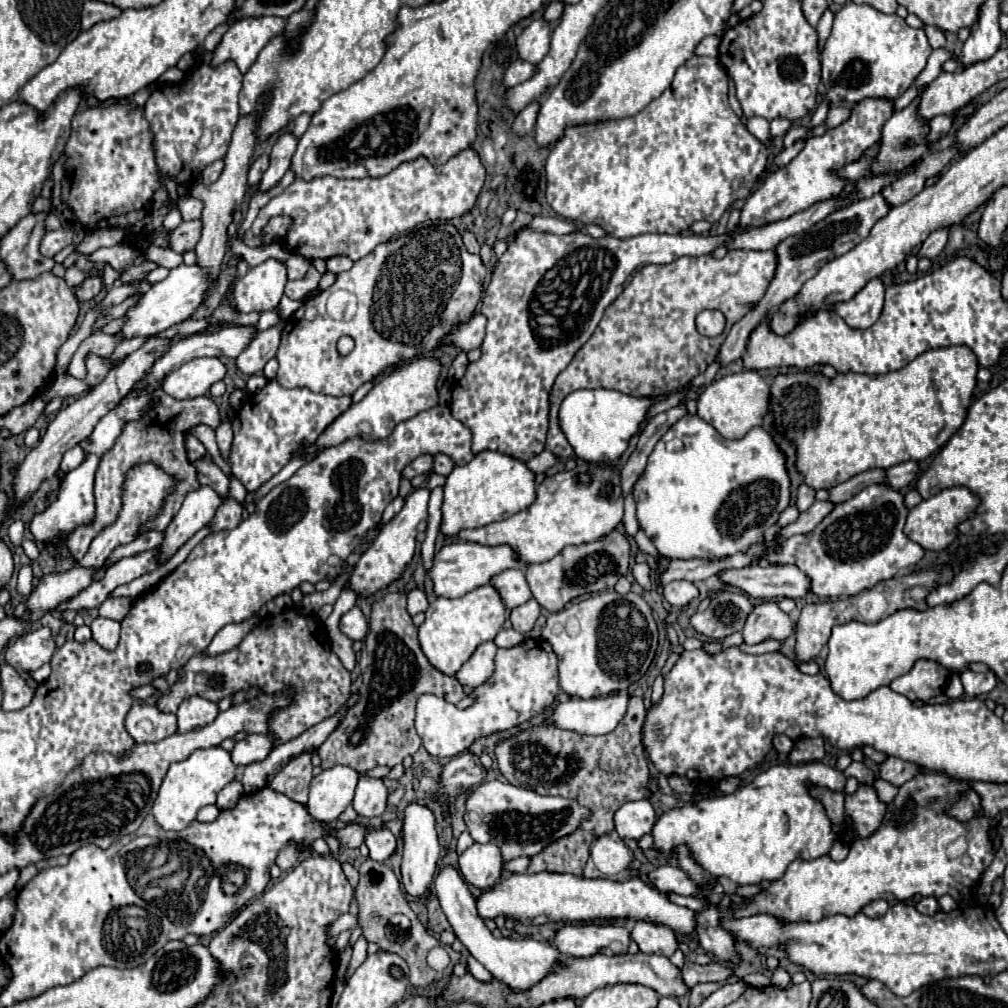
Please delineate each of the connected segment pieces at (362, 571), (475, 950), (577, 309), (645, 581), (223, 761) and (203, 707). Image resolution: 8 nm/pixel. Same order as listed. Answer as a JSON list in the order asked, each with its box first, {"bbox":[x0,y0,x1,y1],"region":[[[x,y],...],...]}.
[{"bbox":[348,488,430,596],"region":[[[418,488],[406,496],[404,508],[398,512],[398,516],[380,530],[376,540],[370,544],[370,548],[360,556],[360,562],[356,564],[348,584],[350,588],[354,588],[362,596],[372,596],[374,592],[388,586],[392,580],[396,580],[402,574],[402,570],[408,566],[408,562],[414,556],[416,534],[426,530],[428,526],[428,500],[430,500],[428,488]]]},{"bbox":[434,866,562,990],"region":[[[444,866],[438,876],[434,878],[434,894],[448,918],[448,922],[452,924],[458,940],[464,944],[464,948],[500,982],[508,984],[514,990],[526,990],[532,988],[534,984],[538,984],[538,980],[544,980],[550,972],[554,972],[554,968],[562,962],[562,954],[544,942],[538,942],[530,936],[526,938],[494,938],[492,932],[486,928],[486,924],[482,922],[482,918],[476,912],[476,904],[474,904],[474,896],[468,888],[468,884],[464,882],[464,878],[460,876],[460,872],[454,866]]]},{"bbox":[452,174,900,462],"region":[[[900,174],[858,180],[856,192],[844,202],[830,198],[786,220],[754,228],[738,224],[732,232],[720,236],[640,234],[632,238],[592,238],[584,232],[556,236],[524,228],[500,256],[482,298],[480,310],[488,318],[486,338],[480,346],[482,356],[468,364],[464,378],[456,384],[452,394],[452,416],[470,428],[472,452],[478,454],[492,448],[494,440],[496,450],[528,462],[544,450],[552,384],[594,334],[606,306],[624,290],[634,270],[646,264],[670,264],[680,256],[704,256],[718,246],[726,246],[728,250],[772,250],[782,240],[824,220],[842,204],[878,194],[898,176]]]},{"bbox":[632,562,652,588],"region":[[[636,562],[636,564],[632,564],[632,574],[634,574],[634,578],[636,578],[636,582],[642,586],[642,588],[650,588],[652,586],[652,578],[650,578],[650,566],[646,564],[646,562]]]},{"bbox":[152,748,236,830],"region":[[[222,748],[198,750],[198,752],[190,754],[186,760],[170,764],[170,768],[160,784],[154,806],[152,806],[152,814],[154,814],[156,822],[164,830],[184,830],[190,822],[196,820],[196,814],[200,808],[204,808],[208,804],[216,804],[218,792],[230,780],[234,780],[234,776],[236,776],[234,768],[236,766],[230,760],[230,752],[222,750]]]},{"bbox":[178,696,218,732],"region":[[[190,696],[182,700],[178,706],[178,732],[190,732],[194,728],[202,728],[218,716],[218,706],[206,698],[200,696]]]}]

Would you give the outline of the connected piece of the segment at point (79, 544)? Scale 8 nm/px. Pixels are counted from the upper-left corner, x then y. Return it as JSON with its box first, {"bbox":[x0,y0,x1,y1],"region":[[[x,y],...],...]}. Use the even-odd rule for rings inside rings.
{"bbox":[66,390,220,560],"region":[[[156,390],[152,396],[152,406],[148,408],[148,412],[142,416],[142,420],[136,422],[128,422],[120,434],[120,438],[116,440],[116,444],[102,456],[98,472],[96,472],[96,482],[94,482],[94,494],[96,494],[96,518],[90,526],[82,526],[76,528],[68,540],[66,540],[66,548],[70,550],[70,554],[74,556],[74,560],[82,560],[82,556],[88,552],[92,538],[104,530],[106,526],[110,526],[116,518],[118,512],[122,508],[122,486],[126,480],[126,472],[140,462],[156,462],[162,470],[166,470],[168,474],[178,478],[176,490],[166,498],[166,504],[160,512],[158,518],[154,518],[152,522],[142,526],[142,532],[146,530],[164,530],[170,520],[176,516],[184,496],[196,488],[200,488],[198,484],[198,472],[196,468],[188,462],[186,458],[186,448],[184,448],[184,436],[186,430],[196,426],[196,424],[208,424],[212,428],[216,428],[220,424],[220,416],[218,416],[218,406],[214,404],[212,398],[208,396],[200,396],[200,398],[190,398],[190,400],[174,400],[172,396],[166,396],[162,390]]]}

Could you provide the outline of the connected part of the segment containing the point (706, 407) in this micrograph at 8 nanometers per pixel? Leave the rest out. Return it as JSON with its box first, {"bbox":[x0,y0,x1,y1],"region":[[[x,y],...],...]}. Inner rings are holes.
{"bbox":[698,370,770,438],"region":[[[754,370],[730,374],[708,384],[698,398],[698,416],[712,424],[724,438],[742,438],[750,428],[762,424],[762,416],[768,412],[770,384]]]}

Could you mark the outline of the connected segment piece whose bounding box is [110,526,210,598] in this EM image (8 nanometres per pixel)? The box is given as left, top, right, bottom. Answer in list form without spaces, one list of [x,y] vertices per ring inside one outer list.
[[[210,526],[200,528],[200,530],[198,530],[166,564],[162,564],[158,570],[154,570],[154,572],[150,572],[150,574],[144,574],[144,576],[136,578],[136,580],[132,580],[132,582],[128,582],[128,584],[122,584],[122,586],[114,588],[114,590],[110,592],[110,596],[128,596],[128,598],[136,598],[136,596],[140,596],[144,590],[156,586],[168,572],[172,572],[180,562],[184,562],[186,556],[188,556],[188,552],[190,552],[204,536],[208,536],[208,534],[210,534]]]

